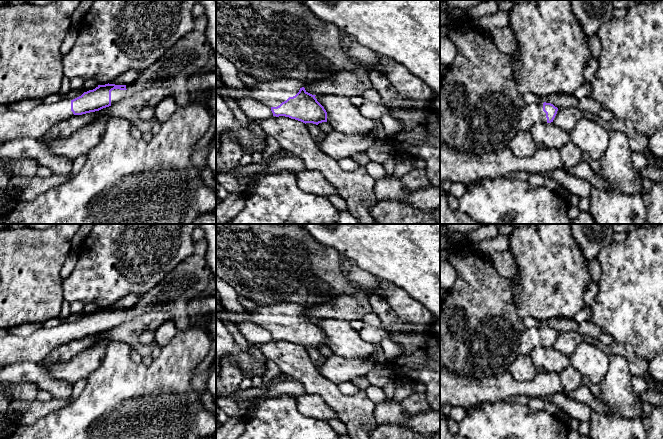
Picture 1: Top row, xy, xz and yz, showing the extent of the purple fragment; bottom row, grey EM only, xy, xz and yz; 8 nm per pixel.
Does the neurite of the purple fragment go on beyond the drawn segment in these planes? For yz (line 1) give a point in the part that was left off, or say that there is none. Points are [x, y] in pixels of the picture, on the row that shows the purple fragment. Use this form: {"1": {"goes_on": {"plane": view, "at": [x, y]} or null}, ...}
{"1": {"goes_on": {"plane": "yz", "at": [531, 114]}}}

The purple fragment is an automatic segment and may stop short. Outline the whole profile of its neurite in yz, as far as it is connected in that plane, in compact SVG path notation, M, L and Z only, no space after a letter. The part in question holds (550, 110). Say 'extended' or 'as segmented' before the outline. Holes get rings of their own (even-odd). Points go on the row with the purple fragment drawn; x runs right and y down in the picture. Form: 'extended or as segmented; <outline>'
extended; M546 102L525 105L519 116L519 130L530 132L532 126L538 122L551 123L553 122L557 111L557 107Z

